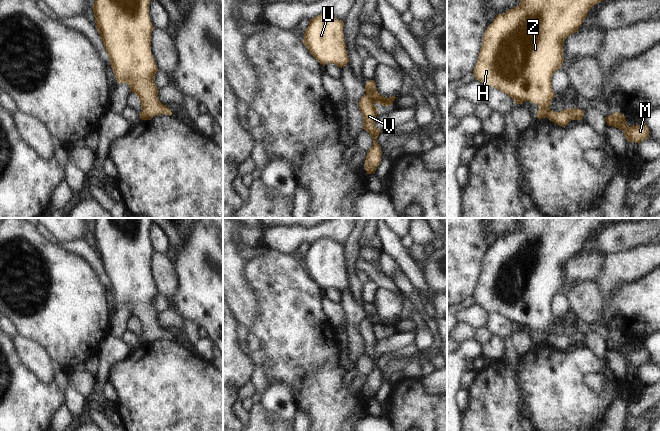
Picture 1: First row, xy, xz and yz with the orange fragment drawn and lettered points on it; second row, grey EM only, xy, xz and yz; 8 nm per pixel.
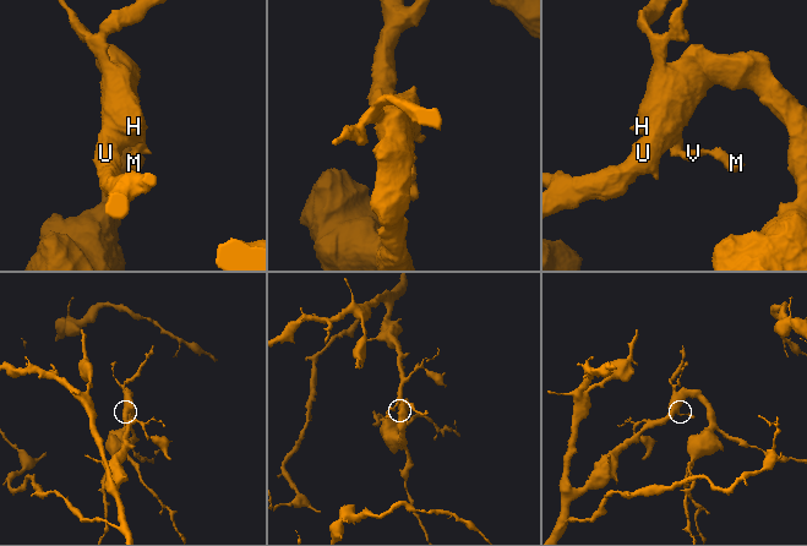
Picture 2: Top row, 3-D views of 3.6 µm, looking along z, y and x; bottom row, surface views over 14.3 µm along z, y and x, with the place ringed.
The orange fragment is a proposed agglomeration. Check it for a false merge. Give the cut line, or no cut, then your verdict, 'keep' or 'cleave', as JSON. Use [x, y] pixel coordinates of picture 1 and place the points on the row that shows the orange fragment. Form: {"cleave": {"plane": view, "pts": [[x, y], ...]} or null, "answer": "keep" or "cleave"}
{"cleave": {"plane": "xz", "pts": [[366, 94], [374, 102]]}, "answer": "cleave"}

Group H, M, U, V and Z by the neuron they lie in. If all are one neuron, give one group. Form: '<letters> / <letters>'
H U Z / M V

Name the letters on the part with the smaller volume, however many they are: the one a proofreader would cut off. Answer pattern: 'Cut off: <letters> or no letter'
Cut off: M, V.

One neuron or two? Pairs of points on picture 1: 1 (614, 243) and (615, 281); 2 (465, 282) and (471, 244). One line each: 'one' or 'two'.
1: two
2: one

